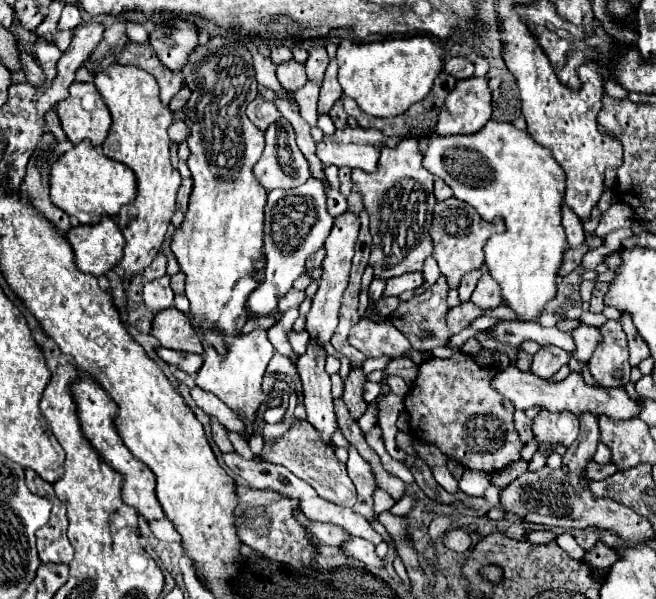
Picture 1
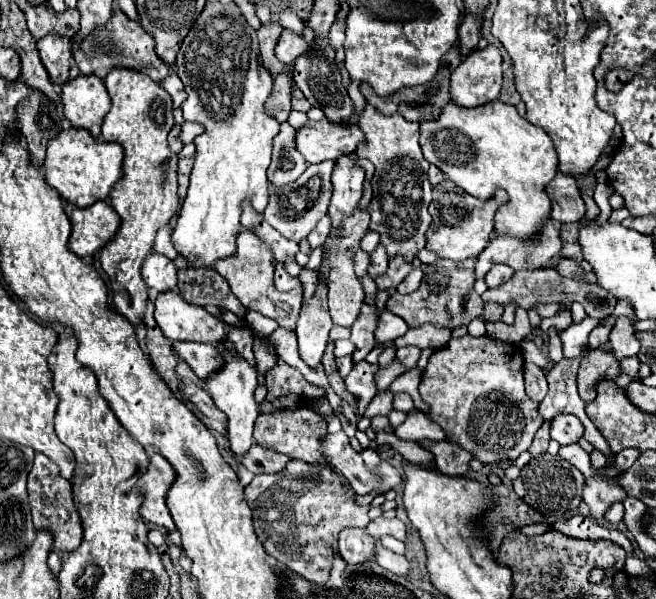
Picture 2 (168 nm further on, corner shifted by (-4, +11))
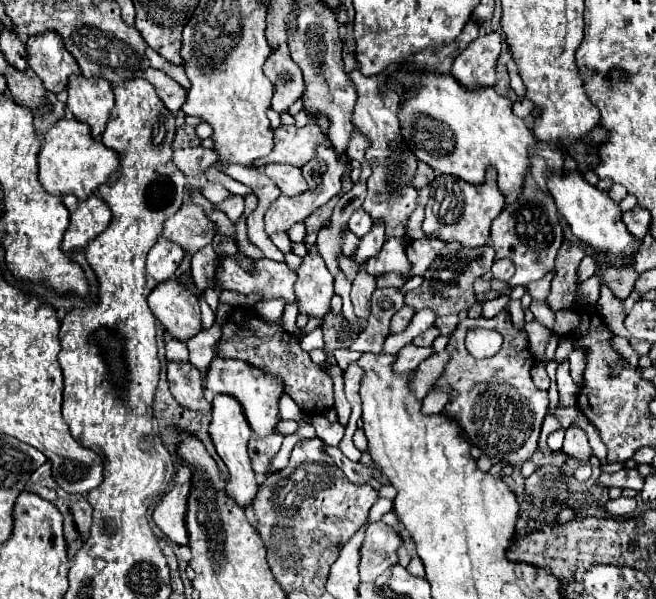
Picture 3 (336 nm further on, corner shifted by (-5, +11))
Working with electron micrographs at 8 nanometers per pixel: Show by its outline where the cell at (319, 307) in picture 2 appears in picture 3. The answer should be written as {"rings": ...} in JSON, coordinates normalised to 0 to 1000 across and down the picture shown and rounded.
{"rings":[[[480,412],[468,419],[468,426],[459,432],[459,442],[450,449],[453,469],[450,469],[450,492],[456,496],[456,523],[468,523],[471,529],[495,529],[502,519],[502,506],[508,496],[508,459],[502,456],[492,429]]]}

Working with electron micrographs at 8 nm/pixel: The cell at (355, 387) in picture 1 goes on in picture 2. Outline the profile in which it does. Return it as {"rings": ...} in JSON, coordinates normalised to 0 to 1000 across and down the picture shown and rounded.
{"rings":[[[555,509],[555,516],[549,519],[549,529],[537,543],[537,563],[534,563],[534,569],[543,576],[543,586],[537,589],[537,603],[540,606],[555,603],[555,596],[573,579],[573,569],[570,569],[573,529],[576,529],[576,519],[561,516],[561,509]]]}

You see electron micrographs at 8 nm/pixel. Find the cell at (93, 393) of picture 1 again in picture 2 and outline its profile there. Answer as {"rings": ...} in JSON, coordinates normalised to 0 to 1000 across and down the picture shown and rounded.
{"rings":[[[241,756],[226,760],[226,766],[229,766],[229,776],[207,806],[210,816],[216,820],[213,860],[229,873],[238,873],[256,886],[265,886],[265,870],[256,856],[256,846],[250,843],[250,823],[256,820],[256,810],[262,810],[262,796],[268,793],[262,790],[262,780],[253,776],[253,770]]]}

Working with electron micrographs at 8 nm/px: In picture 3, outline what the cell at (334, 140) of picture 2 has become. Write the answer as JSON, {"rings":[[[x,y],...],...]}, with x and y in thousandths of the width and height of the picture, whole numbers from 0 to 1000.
{"rings":[[[431,209],[416,215],[416,252],[401,262],[392,265],[386,275],[398,279],[407,272],[434,272],[434,275],[453,275],[462,279],[465,269],[471,269],[471,262],[477,262],[477,249],[483,239],[502,242],[502,235],[495,229],[489,229],[489,219],[483,215],[483,209],[465,209],[465,212],[450,212],[450,209]]]}

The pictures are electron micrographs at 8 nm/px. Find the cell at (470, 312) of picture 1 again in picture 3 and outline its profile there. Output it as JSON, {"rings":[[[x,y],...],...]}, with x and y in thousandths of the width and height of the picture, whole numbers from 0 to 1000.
{"rings":[[[925,446],[925,449],[919,449],[919,456],[913,462],[916,462],[916,472],[925,472],[931,479],[931,486],[941,492],[941,499],[953,503],[959,496],[959,489],[965,486],[965,476],[974,459],[968,456],[965,446],[950,446],[950,449]]]}

